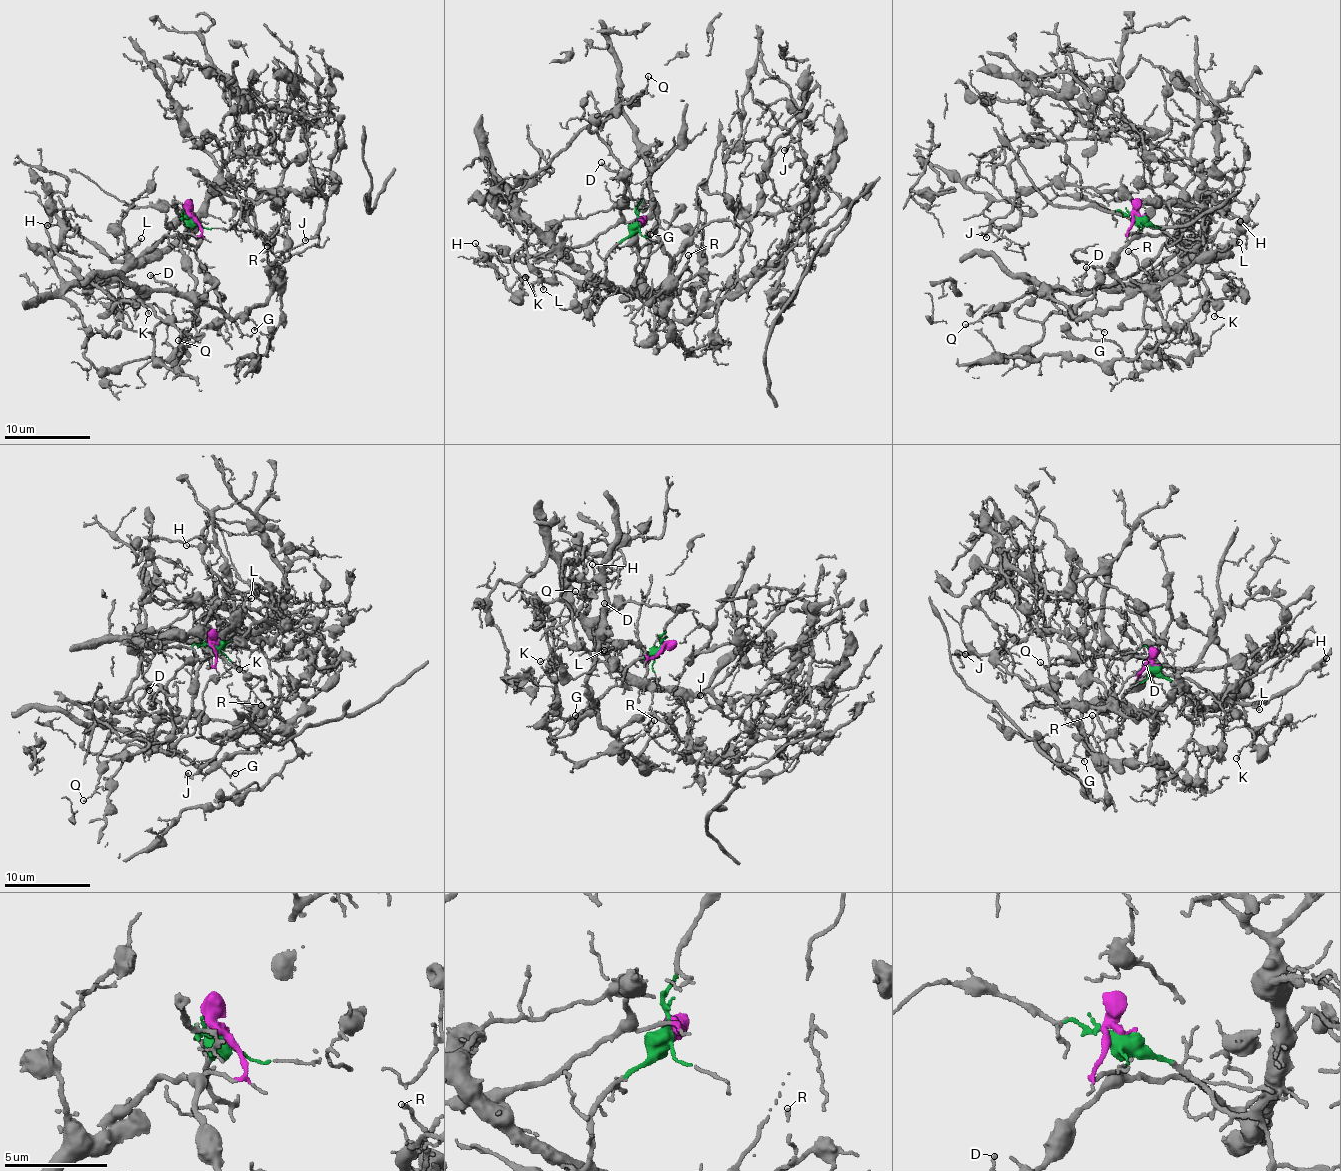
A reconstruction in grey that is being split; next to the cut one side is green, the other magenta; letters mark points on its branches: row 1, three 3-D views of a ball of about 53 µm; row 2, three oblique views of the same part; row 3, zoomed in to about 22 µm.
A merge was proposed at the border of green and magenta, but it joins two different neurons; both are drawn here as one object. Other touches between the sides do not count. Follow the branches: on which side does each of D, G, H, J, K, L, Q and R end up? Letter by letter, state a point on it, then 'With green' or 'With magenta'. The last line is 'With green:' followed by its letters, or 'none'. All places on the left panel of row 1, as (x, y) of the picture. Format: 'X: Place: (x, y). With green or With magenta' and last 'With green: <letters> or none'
D: Place: (150, 275). With magenta
G: Place: (254, 330). With magenta
H: Place: (47, 225). With magenta
J: Place: (305, 240). With green
K: Place: (148, 313). With green
L: Place: (141, 238). With magenta
Q: Place: (178, 340). With magenta
R: Place: (267, 246). With magenta
With green: J, K

